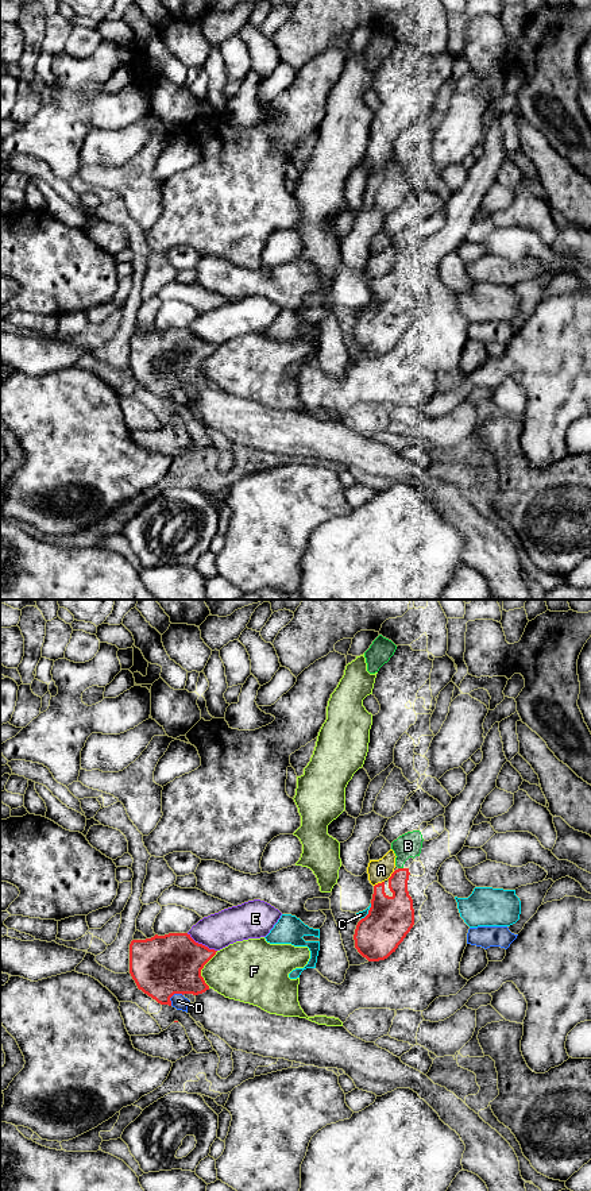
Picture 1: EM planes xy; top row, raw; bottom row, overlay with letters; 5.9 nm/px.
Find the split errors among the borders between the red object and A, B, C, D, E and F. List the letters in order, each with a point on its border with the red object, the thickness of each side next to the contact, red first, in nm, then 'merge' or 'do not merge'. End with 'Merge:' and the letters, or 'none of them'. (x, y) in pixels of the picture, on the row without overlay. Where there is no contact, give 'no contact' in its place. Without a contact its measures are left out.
A: contact xy (378, 278); calibres 280 and 130 nm; do not merge
B: contact xy (401, 263); calibres 190 and 140 nm; merge
C: contact xy (369, 307); calibres 280 and 50 nm; do not merge
D: contact xy (172, 390); calibres 360 and 90 nm; do not merge
E: contact xy (201, 339); calibres 360 and 220 nm; do not merge
F: contact xy (201, 363); calibres 360 and 360 nm; do not merge
Merge: B

